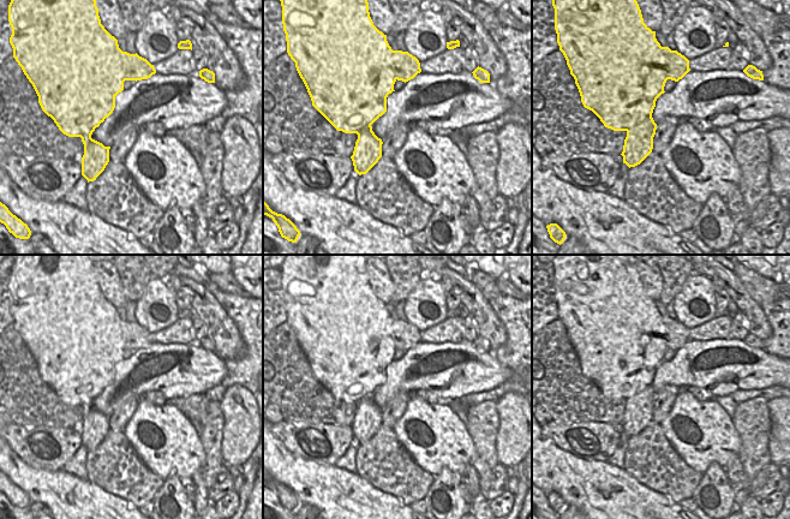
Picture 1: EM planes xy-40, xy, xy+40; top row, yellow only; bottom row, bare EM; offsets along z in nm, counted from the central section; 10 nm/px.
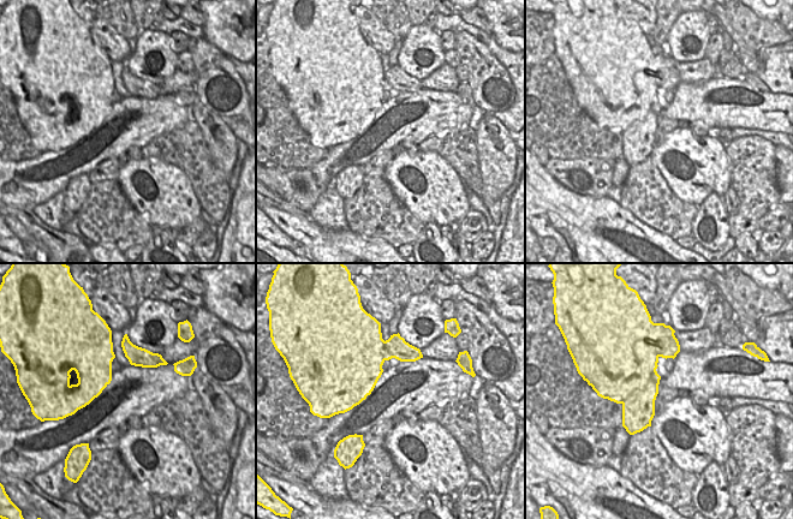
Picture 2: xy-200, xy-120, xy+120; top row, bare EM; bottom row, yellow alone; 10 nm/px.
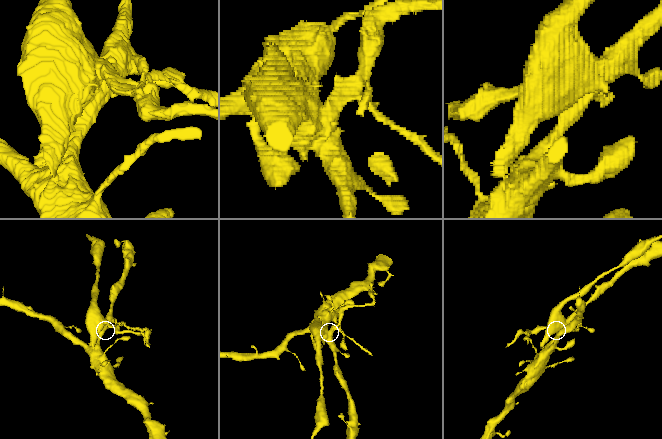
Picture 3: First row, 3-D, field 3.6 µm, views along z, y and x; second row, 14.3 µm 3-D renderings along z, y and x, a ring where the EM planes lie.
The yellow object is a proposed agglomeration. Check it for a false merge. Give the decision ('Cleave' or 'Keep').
Cleave

